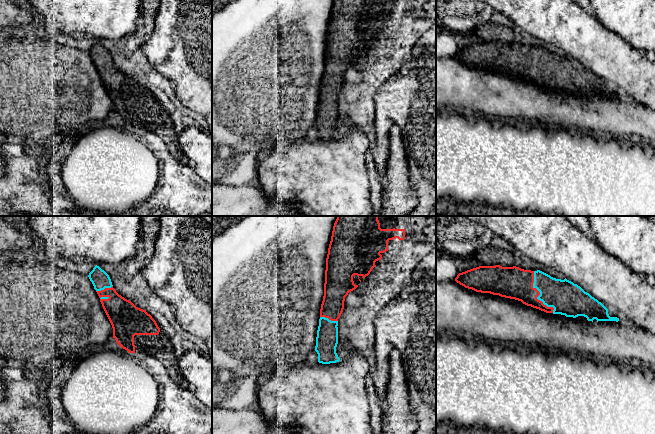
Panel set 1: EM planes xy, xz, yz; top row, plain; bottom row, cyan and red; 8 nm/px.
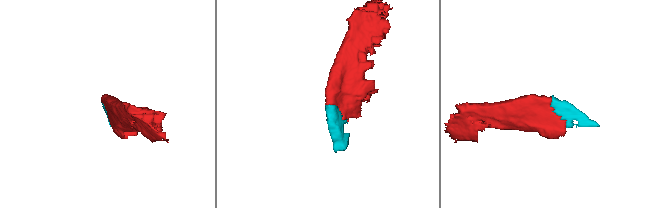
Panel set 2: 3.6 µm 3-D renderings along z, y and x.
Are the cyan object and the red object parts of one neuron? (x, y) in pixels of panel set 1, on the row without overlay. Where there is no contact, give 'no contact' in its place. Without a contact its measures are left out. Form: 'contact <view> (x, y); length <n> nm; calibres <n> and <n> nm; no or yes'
contact yz (539, 71); length 380 nm; calibres 260 and 260 nm; yes

